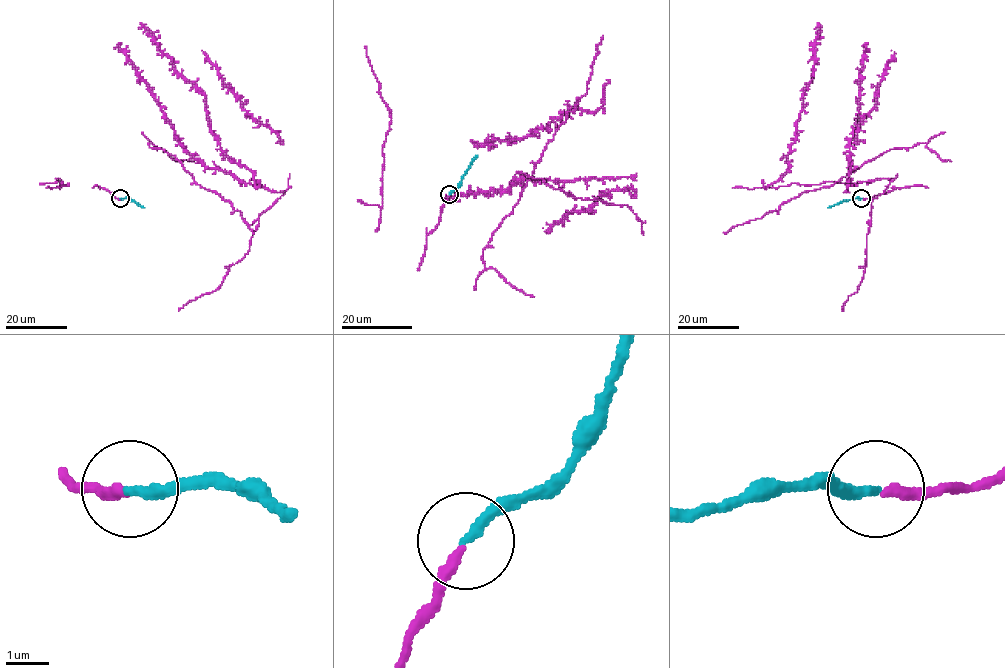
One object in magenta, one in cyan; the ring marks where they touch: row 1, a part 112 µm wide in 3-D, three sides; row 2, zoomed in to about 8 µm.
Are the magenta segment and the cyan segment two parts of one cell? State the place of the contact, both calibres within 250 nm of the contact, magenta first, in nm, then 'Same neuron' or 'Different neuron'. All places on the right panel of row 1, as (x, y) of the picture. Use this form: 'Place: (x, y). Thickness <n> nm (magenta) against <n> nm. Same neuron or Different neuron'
Place: (861, 198). Thickness 240 nm (magenta) against 240 nm. Same neuron

